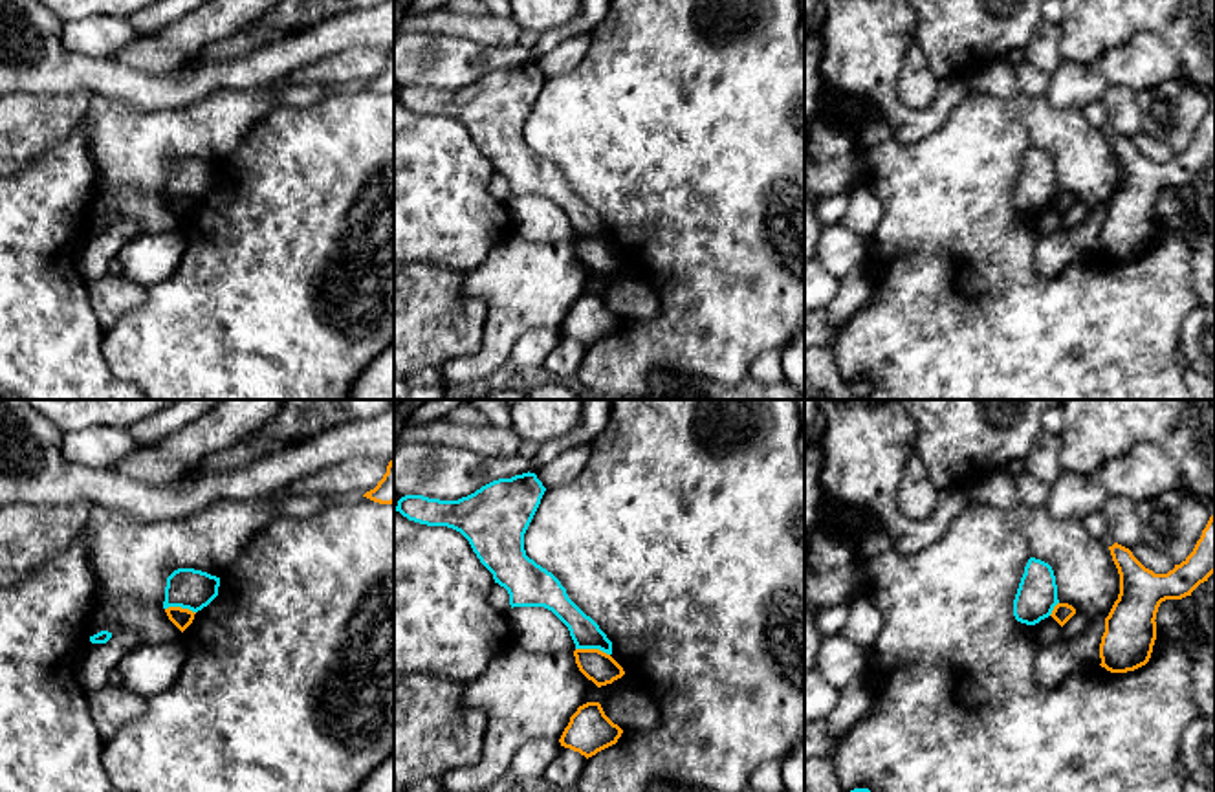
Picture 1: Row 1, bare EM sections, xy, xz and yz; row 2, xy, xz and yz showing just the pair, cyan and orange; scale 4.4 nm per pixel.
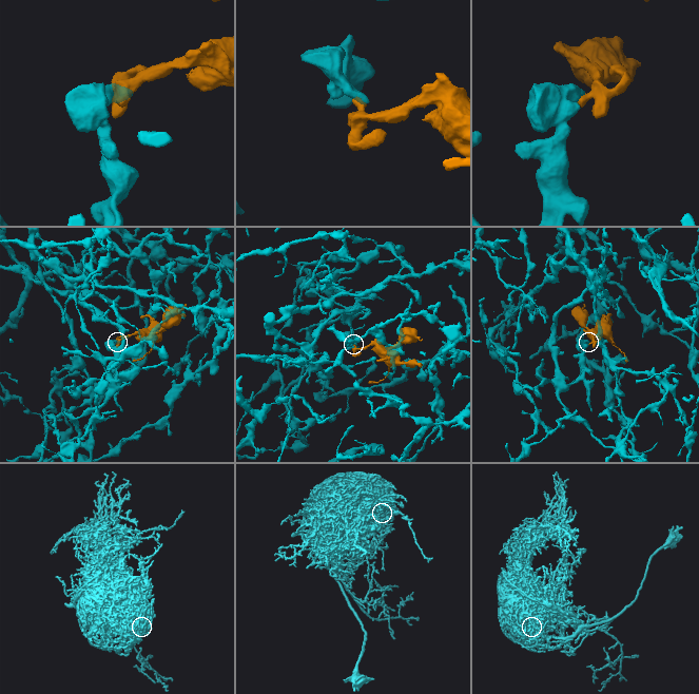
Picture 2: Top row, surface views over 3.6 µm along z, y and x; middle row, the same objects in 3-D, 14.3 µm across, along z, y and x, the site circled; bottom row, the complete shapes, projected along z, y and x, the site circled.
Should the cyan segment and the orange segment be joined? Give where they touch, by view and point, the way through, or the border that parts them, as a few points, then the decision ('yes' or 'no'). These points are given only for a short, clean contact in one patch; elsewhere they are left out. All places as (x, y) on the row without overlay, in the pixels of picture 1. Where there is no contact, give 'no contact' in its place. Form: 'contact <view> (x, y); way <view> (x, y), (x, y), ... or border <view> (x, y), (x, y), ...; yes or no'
contact xz (592, 237); border xz (576, 237), (598, 237), (609, 244); no

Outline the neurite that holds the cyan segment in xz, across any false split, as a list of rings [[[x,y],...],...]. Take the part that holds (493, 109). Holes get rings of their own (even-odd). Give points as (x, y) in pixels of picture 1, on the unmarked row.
[[[535,62],[493,70],[458,90],[405,84],[396,101],[427,116],[460,121],[480,152],[504,176],[513,196],[544,196],[570,220],[575,238],[612,244],[612,231],[566,183],[561,170],[526,145],[524,123],[546,77]]]

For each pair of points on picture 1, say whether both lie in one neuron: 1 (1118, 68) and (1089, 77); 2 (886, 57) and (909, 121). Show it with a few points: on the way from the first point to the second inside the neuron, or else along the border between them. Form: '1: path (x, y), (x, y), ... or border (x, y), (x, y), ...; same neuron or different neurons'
1: border (1094, 65), (1109, 85); different neurons
2: path (886, 74), (886, 98), (893, 105); same neuron

